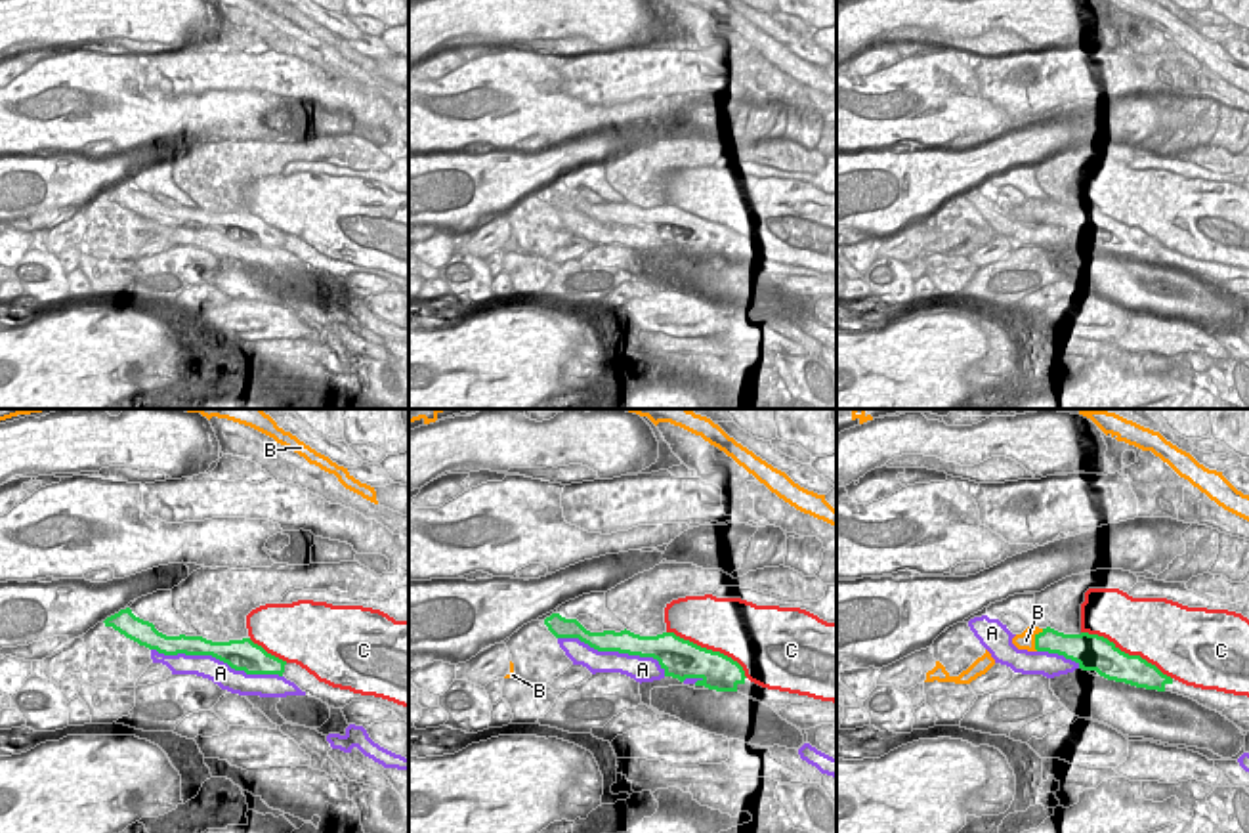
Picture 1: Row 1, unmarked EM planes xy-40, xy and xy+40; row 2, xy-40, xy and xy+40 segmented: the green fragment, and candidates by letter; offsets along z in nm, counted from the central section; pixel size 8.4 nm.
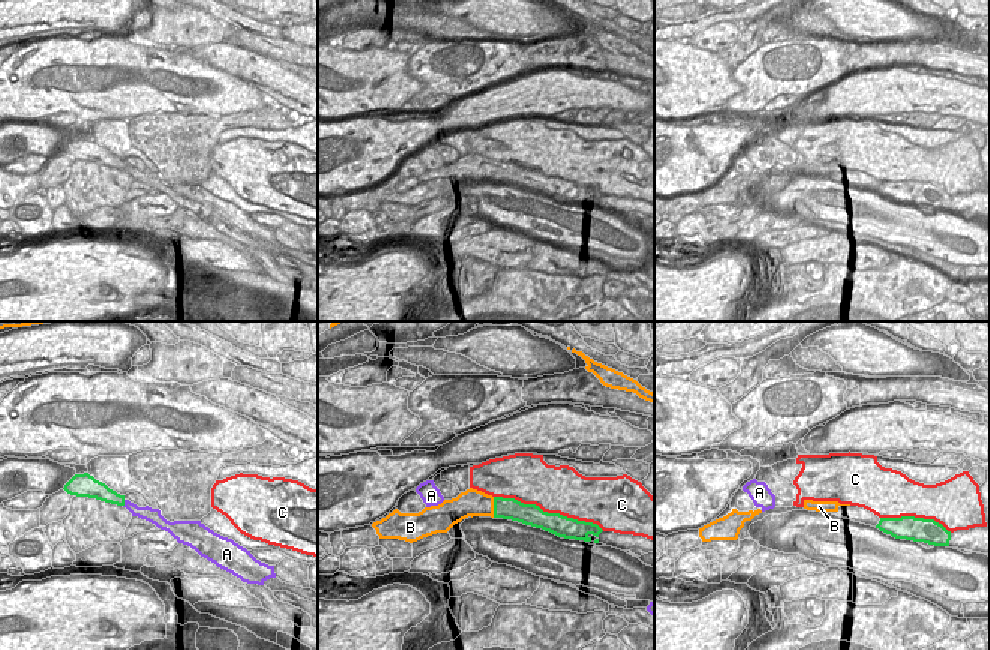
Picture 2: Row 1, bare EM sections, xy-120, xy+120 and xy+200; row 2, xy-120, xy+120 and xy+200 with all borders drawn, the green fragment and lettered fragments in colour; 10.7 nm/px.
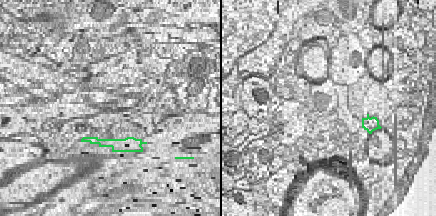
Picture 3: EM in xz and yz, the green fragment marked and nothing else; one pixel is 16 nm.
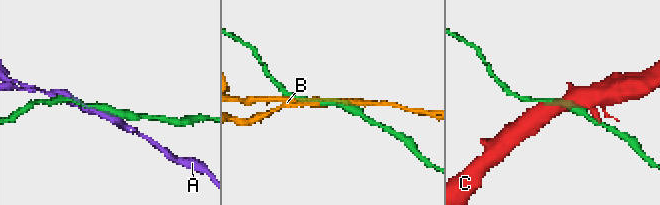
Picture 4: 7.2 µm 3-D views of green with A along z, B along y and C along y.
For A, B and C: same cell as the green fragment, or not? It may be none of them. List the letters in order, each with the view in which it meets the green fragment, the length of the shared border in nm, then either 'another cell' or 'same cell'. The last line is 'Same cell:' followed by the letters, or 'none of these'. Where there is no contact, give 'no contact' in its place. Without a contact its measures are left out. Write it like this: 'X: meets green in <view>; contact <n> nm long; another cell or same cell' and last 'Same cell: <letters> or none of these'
A: meets green in xy-40; contact 1150 nm long; another cell
B: meets green in xy+40; contact 200 nm long; another cell
C: meets green in xy+40; contact 850 nm long; another cell
Same cell: none of these

